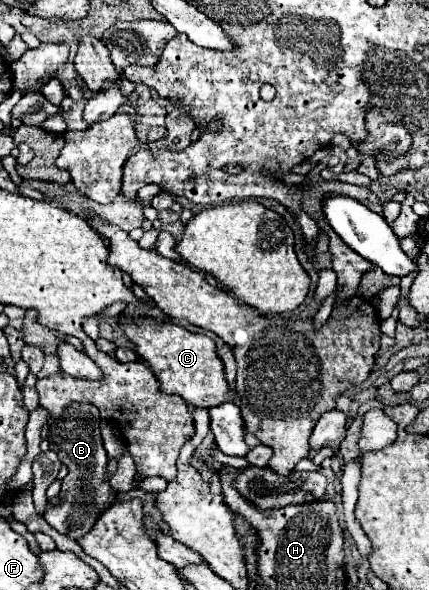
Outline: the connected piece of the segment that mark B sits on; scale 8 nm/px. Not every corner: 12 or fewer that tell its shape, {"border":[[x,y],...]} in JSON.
{"border":[[68,406],[46,440],[68,468],[44,520],[80,540],[116,502],[98,412]]}

